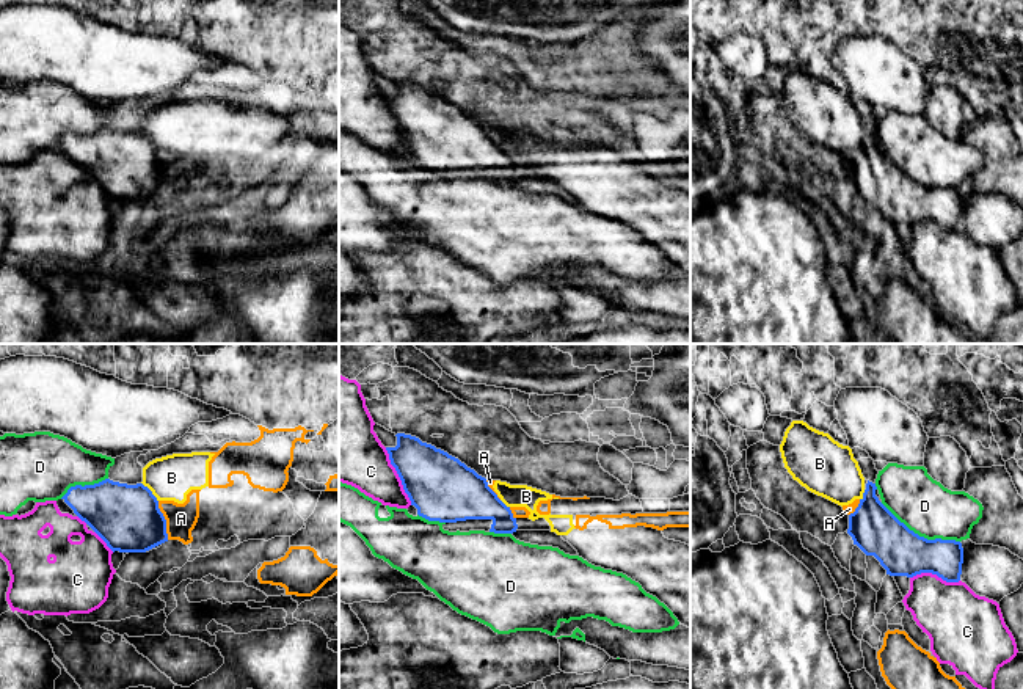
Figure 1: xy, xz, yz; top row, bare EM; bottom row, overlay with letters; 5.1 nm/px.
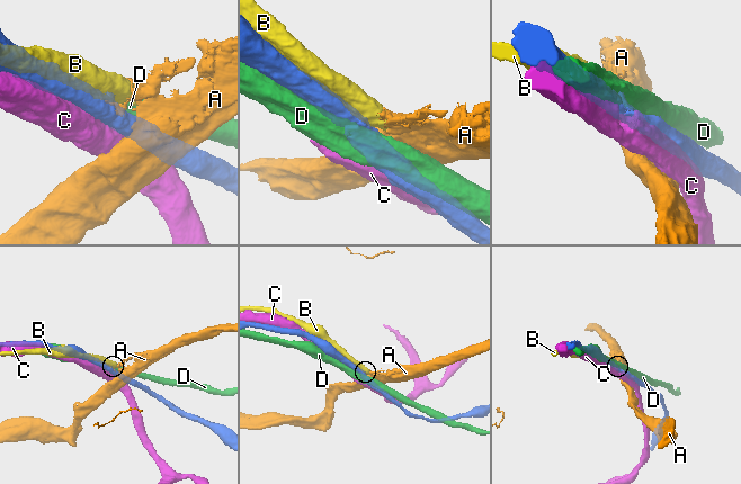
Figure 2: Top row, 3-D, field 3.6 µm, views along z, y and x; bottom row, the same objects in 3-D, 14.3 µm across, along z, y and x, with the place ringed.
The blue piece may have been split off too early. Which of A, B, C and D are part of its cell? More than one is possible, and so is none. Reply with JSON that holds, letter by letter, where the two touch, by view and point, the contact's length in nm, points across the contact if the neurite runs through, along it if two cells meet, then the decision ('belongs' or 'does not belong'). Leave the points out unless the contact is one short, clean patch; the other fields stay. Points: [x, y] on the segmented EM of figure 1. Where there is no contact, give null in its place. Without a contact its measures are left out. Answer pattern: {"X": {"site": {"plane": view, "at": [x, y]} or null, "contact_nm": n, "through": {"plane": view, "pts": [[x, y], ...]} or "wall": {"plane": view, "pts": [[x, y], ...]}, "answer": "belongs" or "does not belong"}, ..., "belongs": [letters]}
{"A": {"site": {"plane": "xy", "at": [165, 520]}, "contact_nm": 200, "wall": {"plane": "xy", "pts": [[157, 501], [168, 539]]}, "answer": "does not belong"}, "B": {"site": {"plane": "xy", "at": [151, 492]}, "contact_nm": 130, "answer": "does not belong"}, "C": {"site": {"plane": "xz", "at": [399, 476]}, "contact_nm": 320, "answer": "does not belong"}, "D": {"site": {"plane": "yz", "at": [918, 535]}, "contact_nm": 460, "answer": "does not belong"}, "belongs": []}

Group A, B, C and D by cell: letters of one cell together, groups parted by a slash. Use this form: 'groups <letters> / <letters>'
groups A / B / C / D

